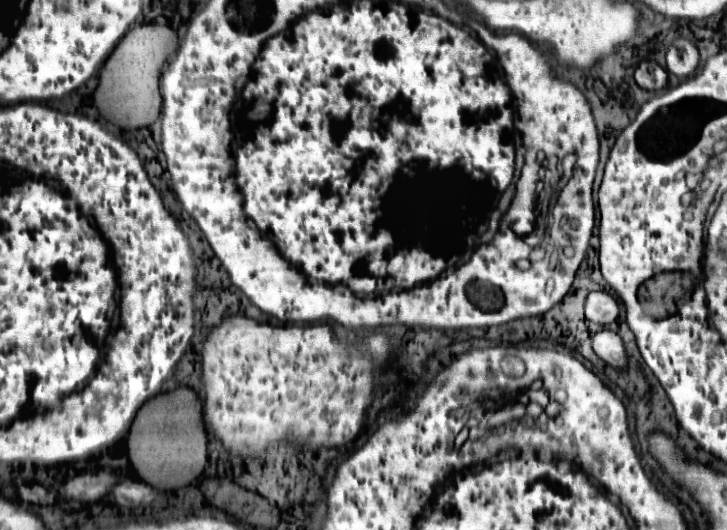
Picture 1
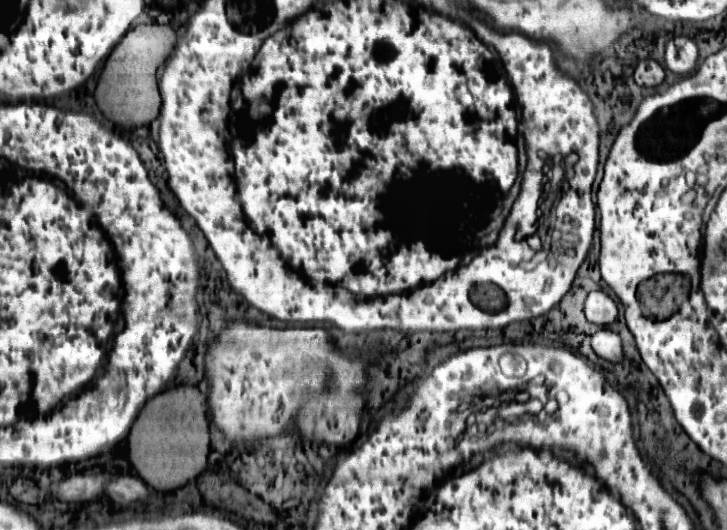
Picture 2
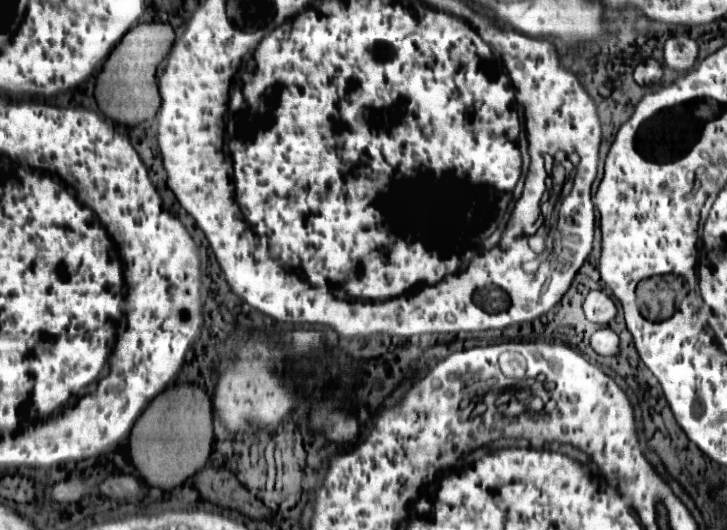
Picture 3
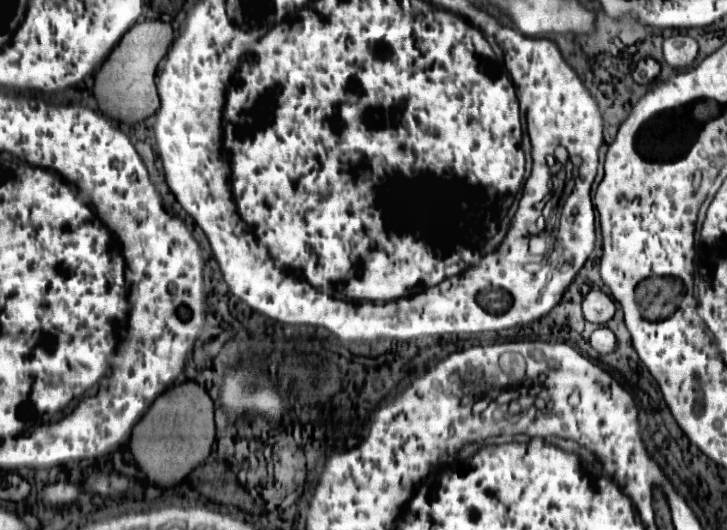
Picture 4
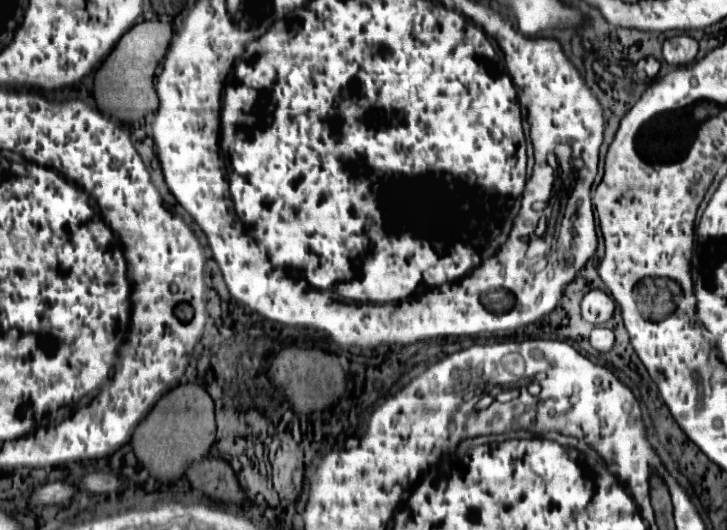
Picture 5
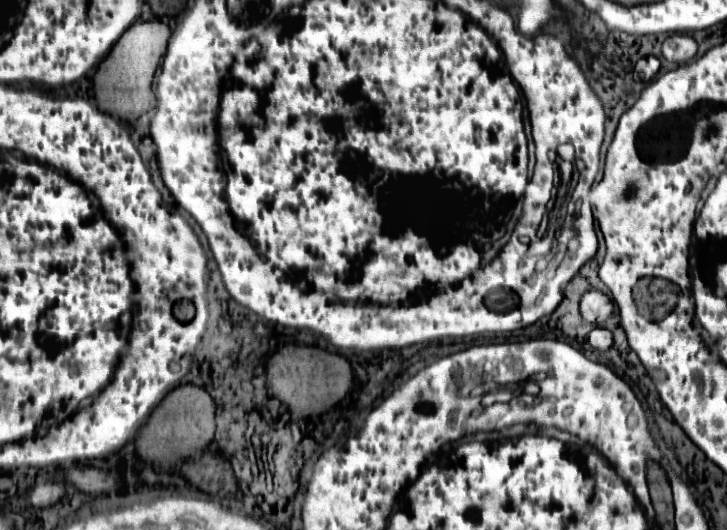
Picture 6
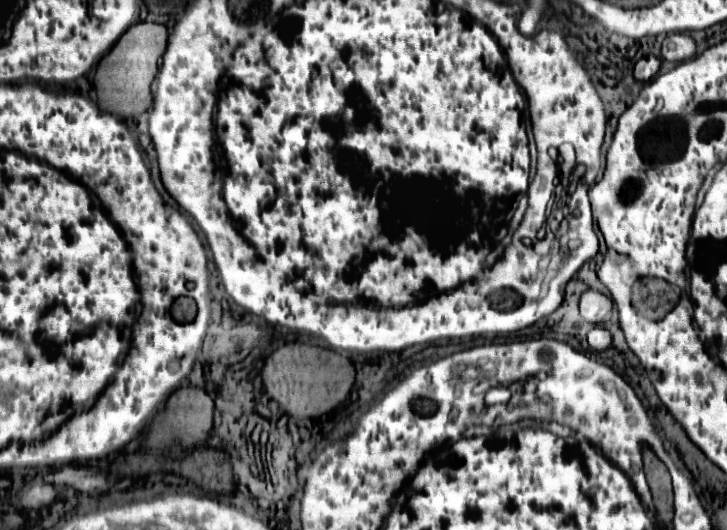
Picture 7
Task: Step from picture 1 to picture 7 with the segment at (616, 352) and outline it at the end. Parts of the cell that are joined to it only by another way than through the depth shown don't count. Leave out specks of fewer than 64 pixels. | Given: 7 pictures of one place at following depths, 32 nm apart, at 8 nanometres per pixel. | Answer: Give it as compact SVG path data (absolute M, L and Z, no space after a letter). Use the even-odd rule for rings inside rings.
M594 326L590 332L588 332L588 344L594 348L594 350L606 350L612 342L612 336L606 328L602 326Z

